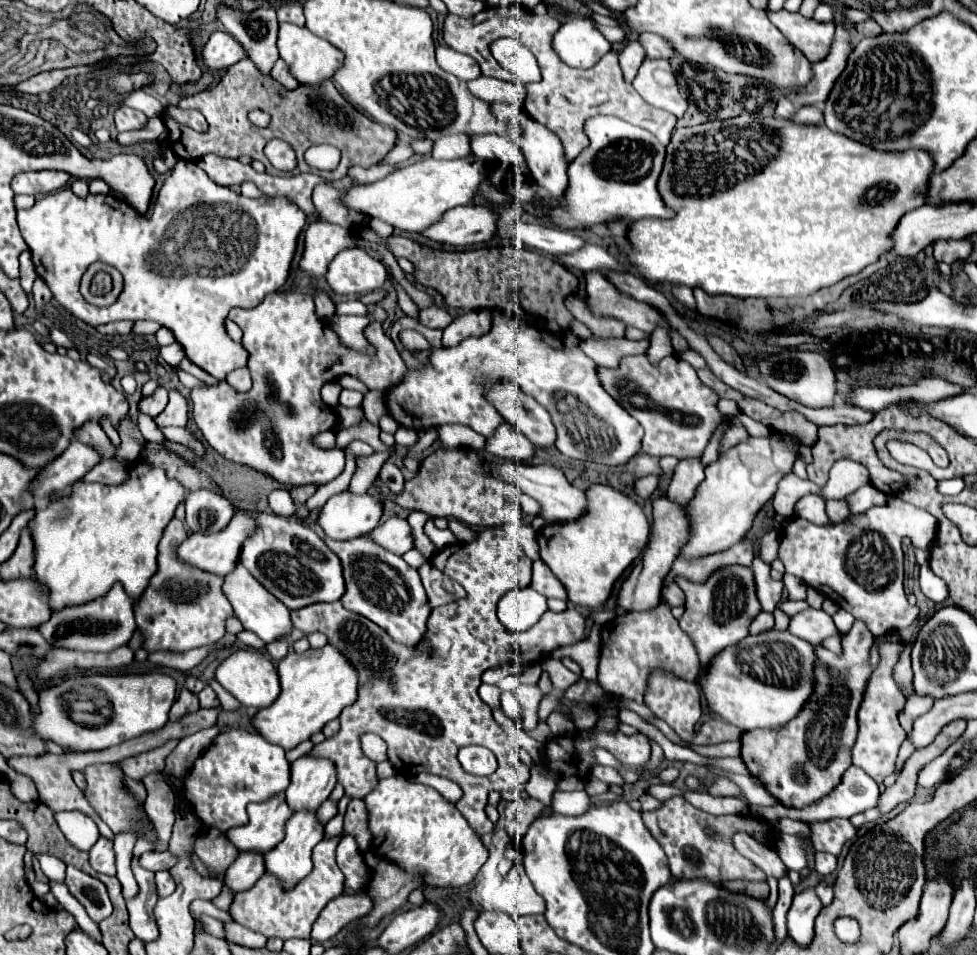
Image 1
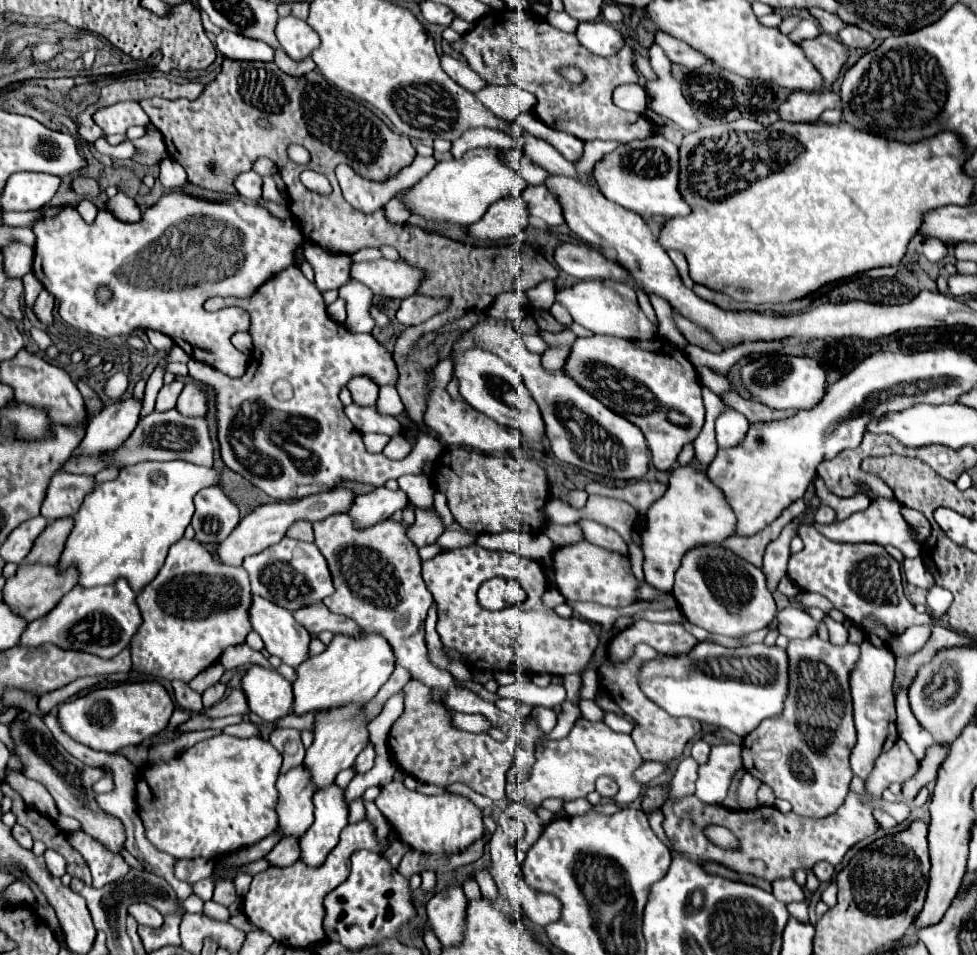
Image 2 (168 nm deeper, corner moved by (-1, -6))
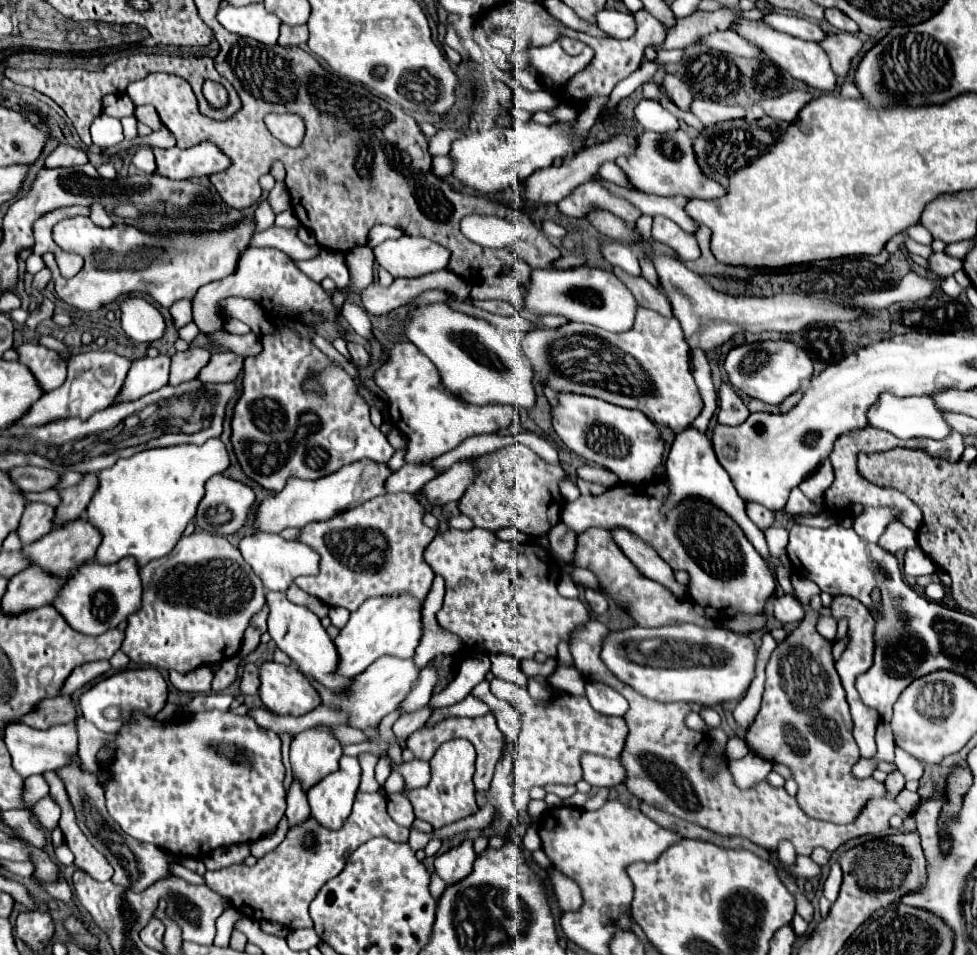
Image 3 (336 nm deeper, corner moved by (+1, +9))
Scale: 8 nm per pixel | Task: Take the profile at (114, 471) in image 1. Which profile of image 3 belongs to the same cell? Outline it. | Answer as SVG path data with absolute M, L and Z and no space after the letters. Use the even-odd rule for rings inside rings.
M25 465L25 467L15 467L15 469L9 469L7 471L9 479L23 491L47 491L51 489L59 475L57 473L51 473L49 469L39 469L39 467L31 467L31 465Z

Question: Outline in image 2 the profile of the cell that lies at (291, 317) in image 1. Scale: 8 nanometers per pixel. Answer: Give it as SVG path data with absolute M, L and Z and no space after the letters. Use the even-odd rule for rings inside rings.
M291 266L273 280L265 282L265 286L259 288L259 292L251 298L211 298L205 302L205 310L209 312L229 306L237 306L249 312L251 316L249 336L253 338L253 352L245 378L231 380L229 394L225 394L225 382L213 380L217 440L221 448L221 460L225 462L227 468L241 474L275 500L293 500L327 492L341 480L355 480L373 486L383 486L389 478L397 480L405 474L425 474L425 464L437 460L437 456L441 454L441 444L429 430L424 428L417 434L411 454L405 456L403 460L389 460L383 454L369 454L365 450L361 434L343 414L339 392L355 376L367 376L379 388L397 386L399 372L395 368L393 356L385 350L383 344L379 344L373 338L373 334L351 334L343 324L337 324L327 316L321 292L301 274L299 266ZM275 380L291 382L295 396L291 400L277 400L273 394ZM295 444L309 450L311 456L301 456L299 452L285 450L291 446L295 448Z

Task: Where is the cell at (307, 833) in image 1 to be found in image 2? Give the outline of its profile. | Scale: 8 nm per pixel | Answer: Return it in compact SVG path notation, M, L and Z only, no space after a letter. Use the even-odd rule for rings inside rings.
M333 784L333 788L325 788L321 792L315 792L313 804L315 804L315 820L313 820L311 828L305 832L305 836L301 836L301 840L299 840L299 860L311 868L317 868L325 862L325 856L335 848L341 828L347 826L349 810L343 802L343 790L337 788L335 784Z

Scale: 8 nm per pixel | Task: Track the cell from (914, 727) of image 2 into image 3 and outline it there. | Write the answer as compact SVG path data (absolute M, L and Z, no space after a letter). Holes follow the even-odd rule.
M895 749L895 765L897 769L903 773L905 781L919 781L923 775L923 767L919 765L919 761L915 761L915 757L911 757L909 753L903 753L903 749Z

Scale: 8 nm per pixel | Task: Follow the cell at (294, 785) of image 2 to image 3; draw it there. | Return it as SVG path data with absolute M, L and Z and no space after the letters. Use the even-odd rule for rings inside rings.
M311 727L291 741L293 775L307 791L323 777L337 771L341 755L343 745L337 741L329 727Z

